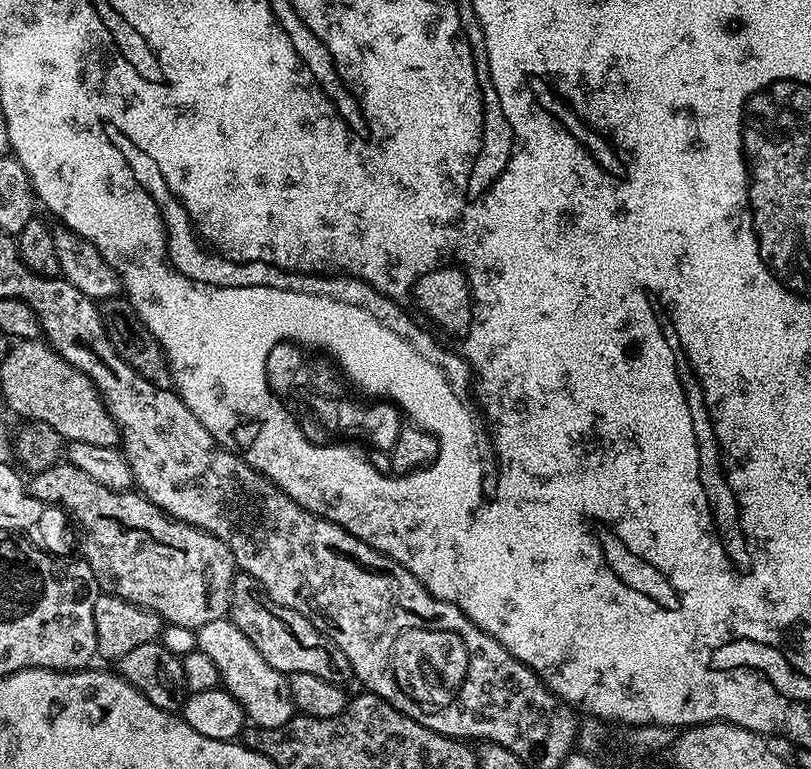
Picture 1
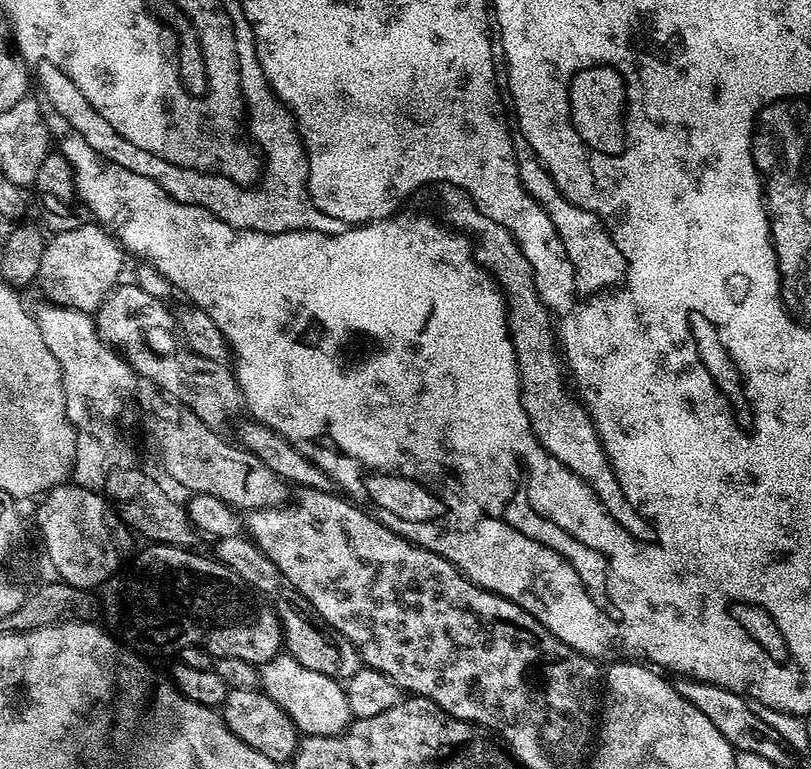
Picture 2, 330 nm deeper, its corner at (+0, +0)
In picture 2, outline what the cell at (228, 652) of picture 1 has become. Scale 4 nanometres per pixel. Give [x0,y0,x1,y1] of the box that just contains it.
[259,654,354,736]

